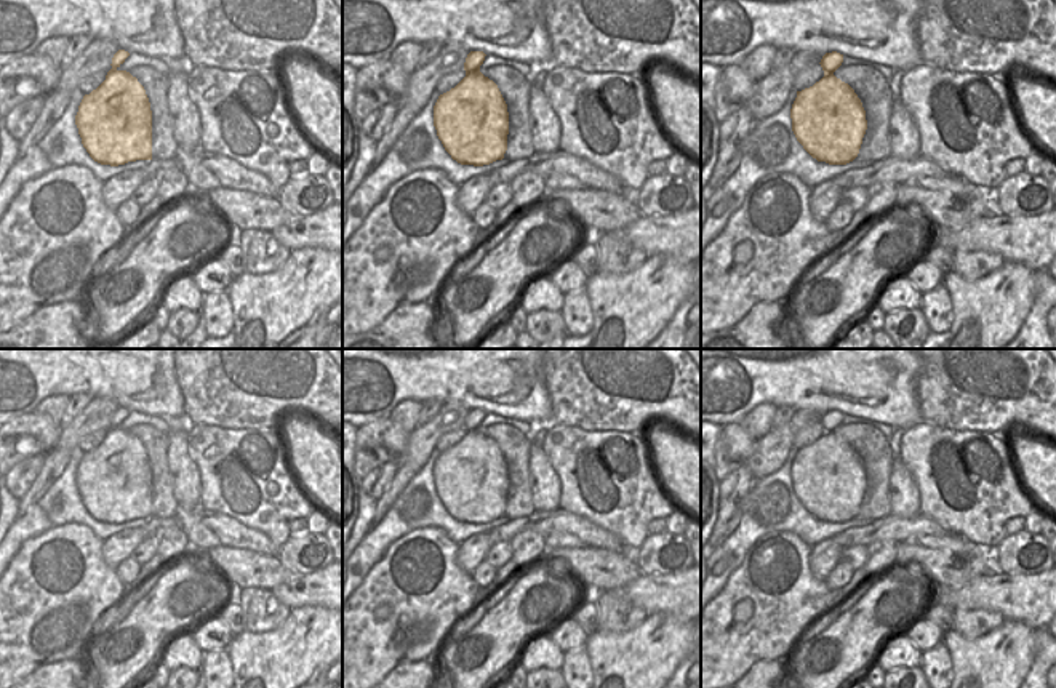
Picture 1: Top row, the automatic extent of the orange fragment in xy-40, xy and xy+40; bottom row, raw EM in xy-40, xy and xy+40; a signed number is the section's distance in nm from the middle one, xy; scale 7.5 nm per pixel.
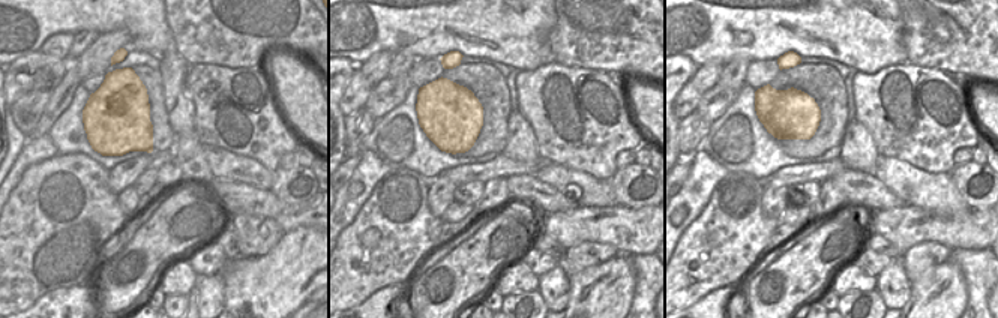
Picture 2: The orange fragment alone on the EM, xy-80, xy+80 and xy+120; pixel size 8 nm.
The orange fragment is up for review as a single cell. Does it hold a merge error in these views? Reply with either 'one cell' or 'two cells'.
one cell

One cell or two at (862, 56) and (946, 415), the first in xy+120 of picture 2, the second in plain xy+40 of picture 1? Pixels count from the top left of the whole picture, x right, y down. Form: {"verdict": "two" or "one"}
{"verdict": "two"}

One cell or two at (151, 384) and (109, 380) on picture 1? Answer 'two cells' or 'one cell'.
one cell

